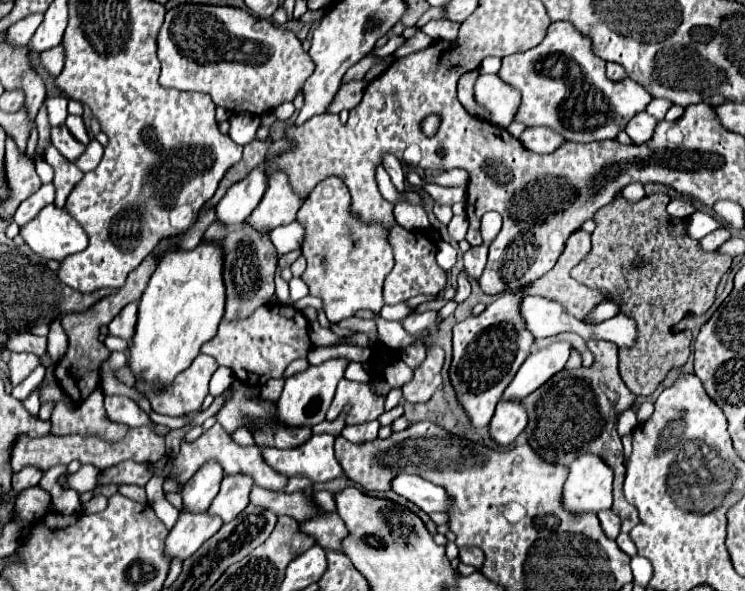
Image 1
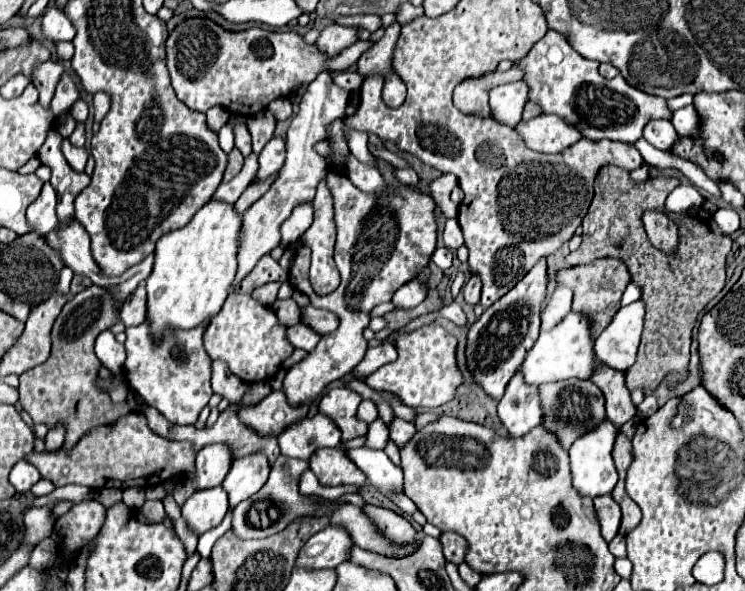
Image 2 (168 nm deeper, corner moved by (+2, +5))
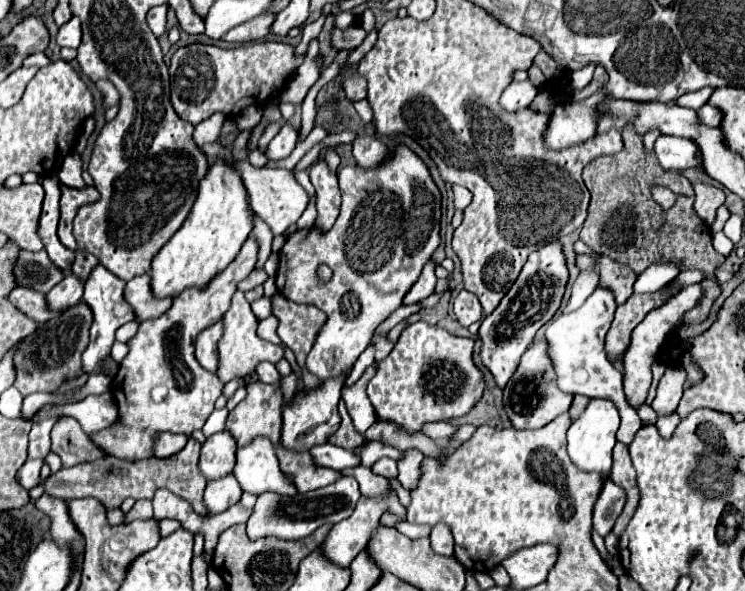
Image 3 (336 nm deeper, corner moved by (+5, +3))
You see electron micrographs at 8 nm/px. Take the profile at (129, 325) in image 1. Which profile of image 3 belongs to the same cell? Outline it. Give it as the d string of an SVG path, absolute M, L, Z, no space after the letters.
M148 274L136 276L130 282L126 282L124 298L134 308L138 322L162 316L162 312L166 312L166 308L170 308L170 304L172 304L170 298L168 300L158 300L150 292L150 276Z

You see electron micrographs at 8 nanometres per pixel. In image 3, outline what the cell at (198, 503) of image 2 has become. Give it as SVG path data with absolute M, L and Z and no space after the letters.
M226 474L224 478L208 482L204 492L204 504L208 506L210 514L220 514L228 506L240 502L240 496L242 488L238 488L238 480L234 480L234 474Z

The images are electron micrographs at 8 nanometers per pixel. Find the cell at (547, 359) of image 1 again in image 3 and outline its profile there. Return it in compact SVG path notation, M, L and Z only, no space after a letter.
M598 286L588 300L574 312L562 314L554 318L546 326L546 340L548 340L548 354L554 362L554 370L558 376L558 388L570 394L582 394L588 398L610 398L614 400L620 416L622 416L622 426L616 434L616 440L630 446L630 440L634 440L638 428L642 426L638 414L634 408L628 406L624 390L622 390L622 374L616 370L608 360L604 352L604 336L614 320L616 312L616 300L614 292L610 288Z

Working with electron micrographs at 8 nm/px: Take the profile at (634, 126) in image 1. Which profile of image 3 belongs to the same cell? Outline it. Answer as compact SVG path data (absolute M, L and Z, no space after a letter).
M660 136L656 140L654 150L662 168L666 170L686 170L686 168L696 168L700 164L698 148L690 140Z

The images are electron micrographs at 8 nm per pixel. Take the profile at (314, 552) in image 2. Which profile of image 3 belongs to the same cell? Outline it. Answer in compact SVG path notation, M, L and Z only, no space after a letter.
M392 494L392 496L384 496L384 498L382 498L382 496L376 496L376 498L366 498L366 496L362 496L362 498L358 500L358 504L356 504L354 514L352 514L350 518L338 522L338 524L330 530L330 534L326 536L326 540L324 540L324 544L322 544L322 550L324 550L326 558L332 560L332 562L338 564L338 566L348 568L348 566L350 566L350 560L354 560L354 556L368 544L368 538L370 538L370 534L376 530L378 520L380 520L380 516L382 516L384 512L396 514L396 516L400 516L400 518L406 518L406 510L404 510L404 506L398 502L398 498L396 498L394 494Z

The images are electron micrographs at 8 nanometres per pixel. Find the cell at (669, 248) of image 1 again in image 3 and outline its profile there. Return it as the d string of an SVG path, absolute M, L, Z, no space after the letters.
M626 128L626 132L622 132L622 140L624 140L622 152L614 156L598 156L582 172L584 184L592 200L588 208L588 218L580 232L580 240L586 242L594 252L632 266L638 274L642 274L652 262L668 262L668 260L680 262L684 270L700 268L708 272L710 278L702 282L704 286L702 304L690 310L684 320L684 324L702 322L710 314L710 308L720 294L720 284L716 282L712 272L726 258L714 250L708 226L692 210L694 204L692 196L676 194L676 204L670 210L662 210L652 200L650 188L660 174L664 176L664 186L668 186L672 192L694 192L690 180L684 178L680 172L664 170L658 164L654 150L648 152L644 148L642 138L636 136L634 128Z

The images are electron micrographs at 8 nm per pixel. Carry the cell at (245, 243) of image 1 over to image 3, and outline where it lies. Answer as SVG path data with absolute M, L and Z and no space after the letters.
M254 270L254 272L250 272L250 276L248 276L246 280L242 280L242 282L238 284L238 290L242 290L242 292L252 290L252 288L256 288L256 286L264 284L264 282L266 282L266 278L268 278L268 274L266 274L264 270Z

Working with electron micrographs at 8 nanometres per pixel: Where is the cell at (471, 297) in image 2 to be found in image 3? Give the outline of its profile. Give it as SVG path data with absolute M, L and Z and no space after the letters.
M462 290L456 300L454 300L454 314L458 318L458 322L468 328L470 324L474 322L482 322L484 320L484 314L482 314L482 306L478 302L478 298L468 292L468 290Z

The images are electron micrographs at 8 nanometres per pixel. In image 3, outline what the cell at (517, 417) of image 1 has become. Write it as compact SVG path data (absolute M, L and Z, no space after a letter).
M538 336L532 346L524 352L512 380L504 388L504 408L508 418L512 420L514 428L542 428L544 424L552 422L556 416L568 412L572 404L572 394L558 390L554 366L550 364L550 356L546 356L546 340Z

